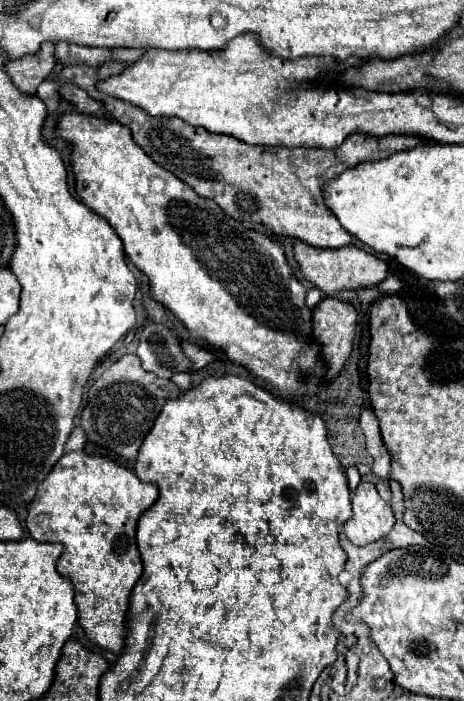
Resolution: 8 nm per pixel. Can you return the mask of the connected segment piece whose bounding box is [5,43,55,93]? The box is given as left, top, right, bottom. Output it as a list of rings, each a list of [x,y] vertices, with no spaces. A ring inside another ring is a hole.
[[[43,43],[43,47],[35,55],[27,55],[23,59],[5,61],[5,71],[11,75],[11,81],[23,93],[35,93],[37,85],[49,75],[55,67],[53,43]]]

